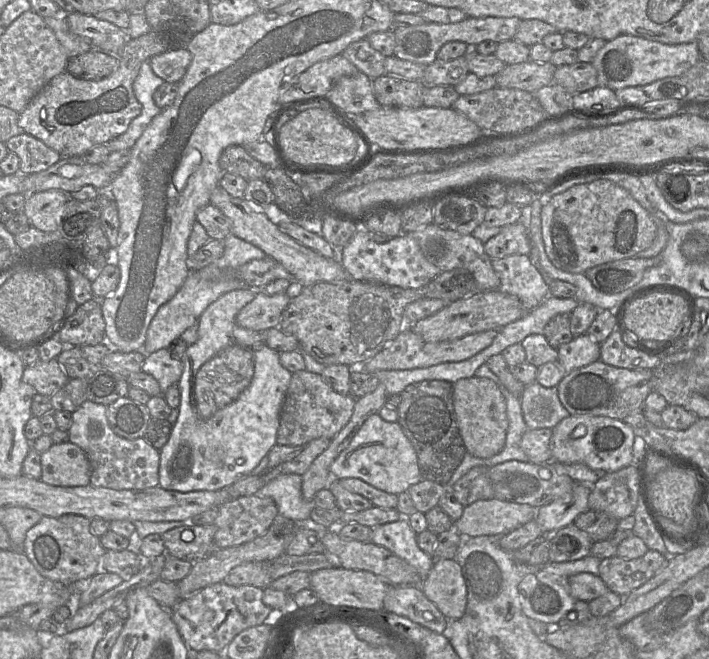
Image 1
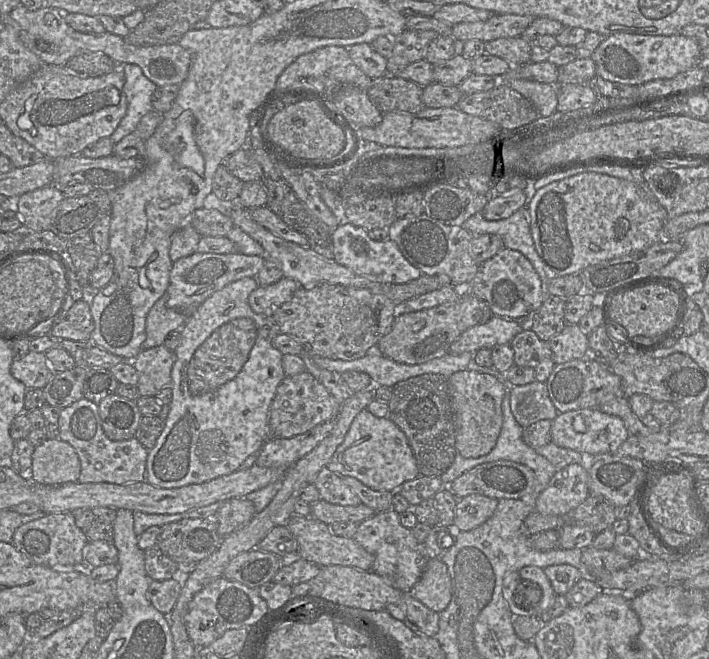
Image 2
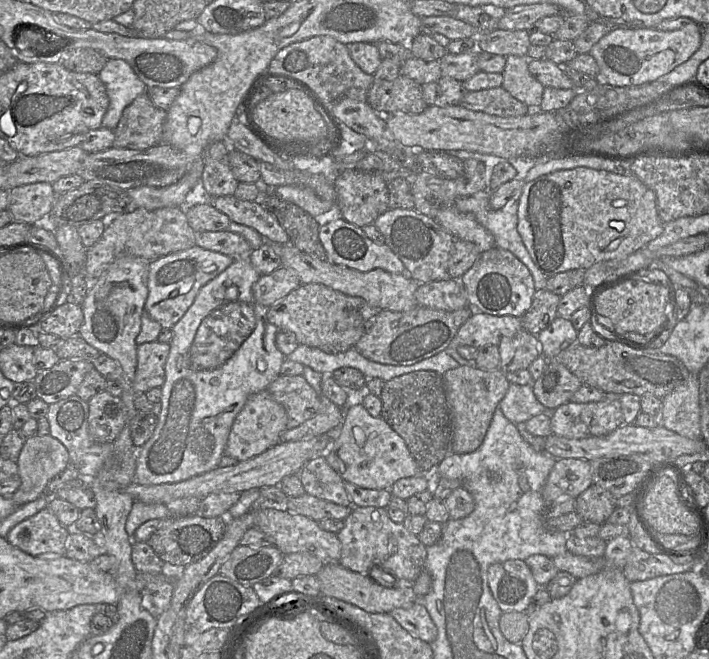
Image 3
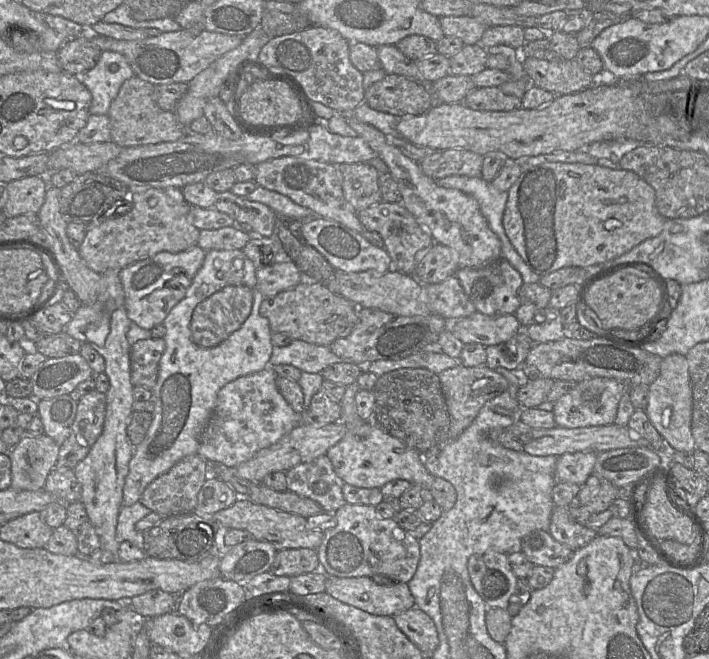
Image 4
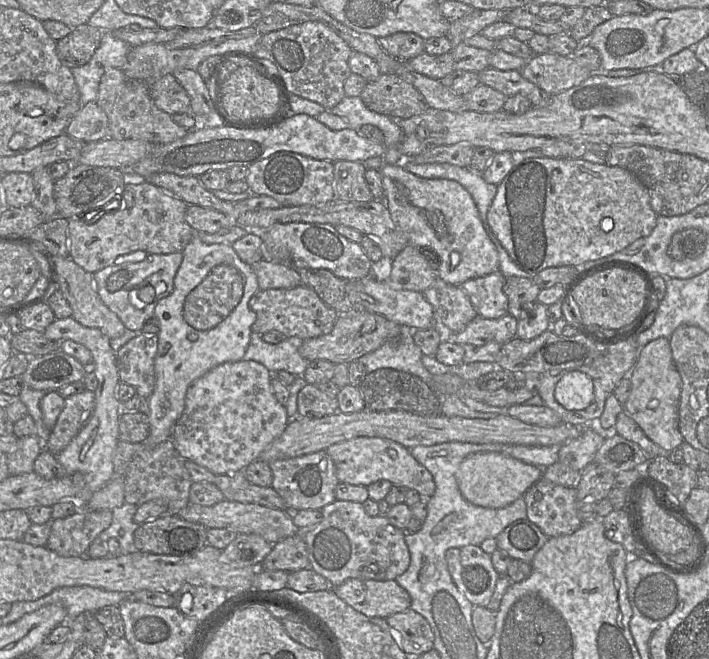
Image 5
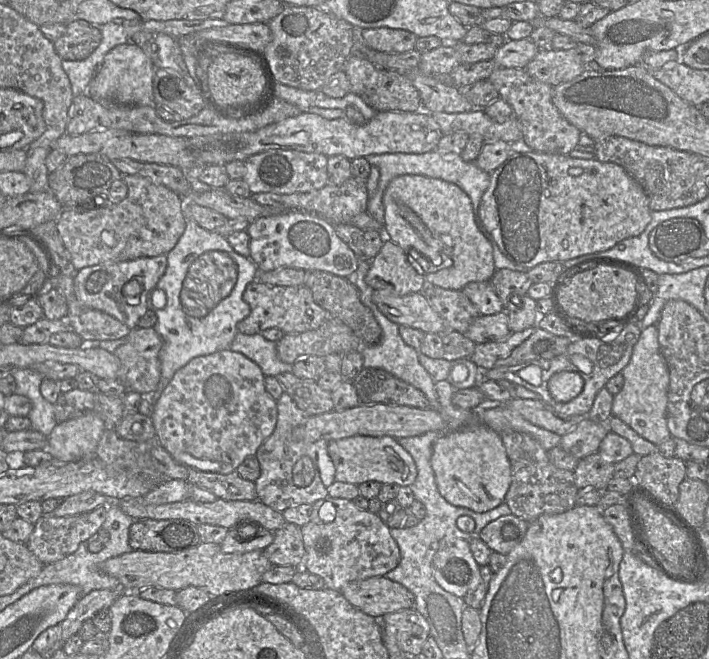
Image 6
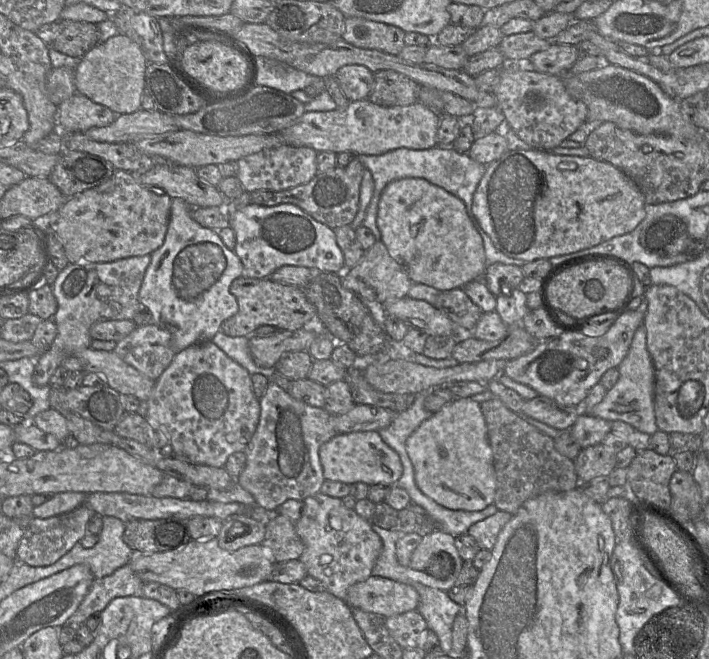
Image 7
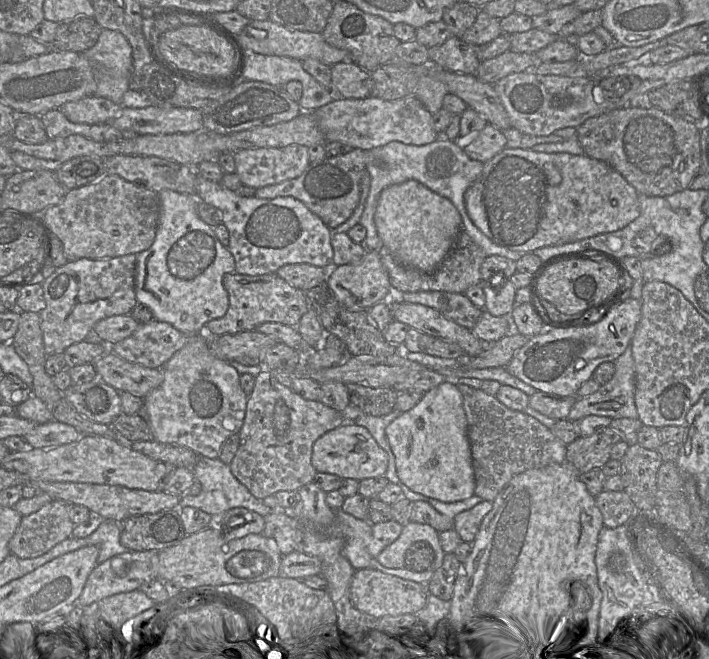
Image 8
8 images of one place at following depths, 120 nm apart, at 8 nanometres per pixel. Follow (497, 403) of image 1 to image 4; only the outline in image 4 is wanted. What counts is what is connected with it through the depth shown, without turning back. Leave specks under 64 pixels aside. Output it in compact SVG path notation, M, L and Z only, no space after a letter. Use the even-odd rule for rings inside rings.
M460 364L454 368L444 370L437 375L449 412L450 428L448 436L451 440L458 438L473 423L487 401L495 398L509 388L509 381L502 374L486 365L465 367Z

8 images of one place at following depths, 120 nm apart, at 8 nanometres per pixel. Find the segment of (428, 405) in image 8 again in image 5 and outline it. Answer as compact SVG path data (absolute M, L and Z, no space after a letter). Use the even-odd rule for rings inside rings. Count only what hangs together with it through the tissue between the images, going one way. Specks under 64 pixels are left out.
M481 452L465 458L457 471L457 482L461 494L470 503L498 509L523 496L543 476L543 470L498 452Z

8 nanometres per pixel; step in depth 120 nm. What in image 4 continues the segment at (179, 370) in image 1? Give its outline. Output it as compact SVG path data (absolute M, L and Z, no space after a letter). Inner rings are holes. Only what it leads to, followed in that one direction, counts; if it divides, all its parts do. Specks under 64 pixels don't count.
M163 338L143 339L130 347L131 383L135 387L153 389L159 373L159 361L166 348Z

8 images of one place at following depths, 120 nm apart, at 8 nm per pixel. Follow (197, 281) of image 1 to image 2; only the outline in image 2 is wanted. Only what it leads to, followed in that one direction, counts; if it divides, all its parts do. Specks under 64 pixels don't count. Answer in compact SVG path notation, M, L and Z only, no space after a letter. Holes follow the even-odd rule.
M167 292L152 306L146 318L146 339L142 349L164 344L167 335L181 329L188 320L185 313L167 307Z

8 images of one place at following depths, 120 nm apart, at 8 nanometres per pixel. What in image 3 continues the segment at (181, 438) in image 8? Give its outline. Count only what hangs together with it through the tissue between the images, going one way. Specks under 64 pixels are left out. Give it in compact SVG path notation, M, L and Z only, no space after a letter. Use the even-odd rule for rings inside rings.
M267 390L253 394L233 422L224 455L233 457L238 462L251 459L277 445L285 430L287 414L283 406L275 401Z

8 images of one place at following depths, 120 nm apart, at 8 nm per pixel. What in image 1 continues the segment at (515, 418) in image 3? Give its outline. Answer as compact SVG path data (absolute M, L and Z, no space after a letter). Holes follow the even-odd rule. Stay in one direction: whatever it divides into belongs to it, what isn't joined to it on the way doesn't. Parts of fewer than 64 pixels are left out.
M536 381L525 386L519 398L528 429L553 429L570 416L559 399L557 387L544 387Z

